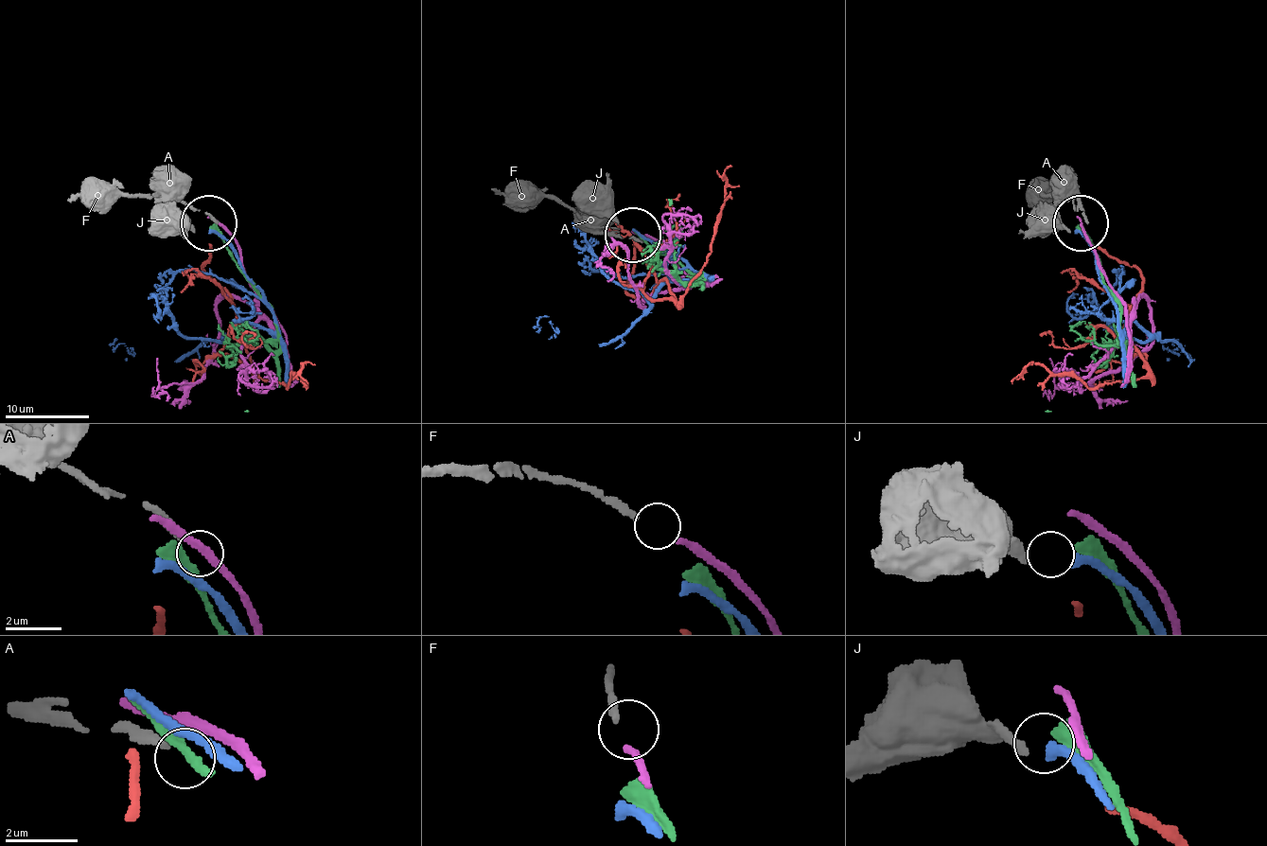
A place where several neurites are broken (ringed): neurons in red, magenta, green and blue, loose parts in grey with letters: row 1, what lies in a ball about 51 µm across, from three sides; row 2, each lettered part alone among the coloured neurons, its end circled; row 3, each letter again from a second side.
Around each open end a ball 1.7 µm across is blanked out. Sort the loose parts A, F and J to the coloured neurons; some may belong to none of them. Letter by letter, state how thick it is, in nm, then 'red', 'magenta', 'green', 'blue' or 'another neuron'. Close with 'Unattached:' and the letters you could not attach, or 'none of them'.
A: 280 nm | another neuron
F: 220 nm | magenta
J: 320 nm | blue
Unattached: A

